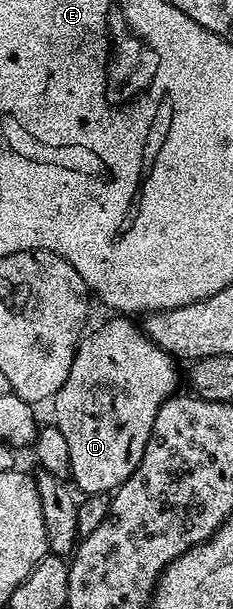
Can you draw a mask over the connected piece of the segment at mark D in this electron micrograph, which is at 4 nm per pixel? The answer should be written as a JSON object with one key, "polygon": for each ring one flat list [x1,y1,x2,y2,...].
{"polygon":[[112,316,93,334,91,331,76,347,70,376,66,376,66,384,62,384,54,399,54,425,66,436,66,448,70,448,70,482,84,496,114,492,135,472,146,452,158,408,177,393,177,363,172,355,154,345,143,329,132,322,135,321,128,316]]}

